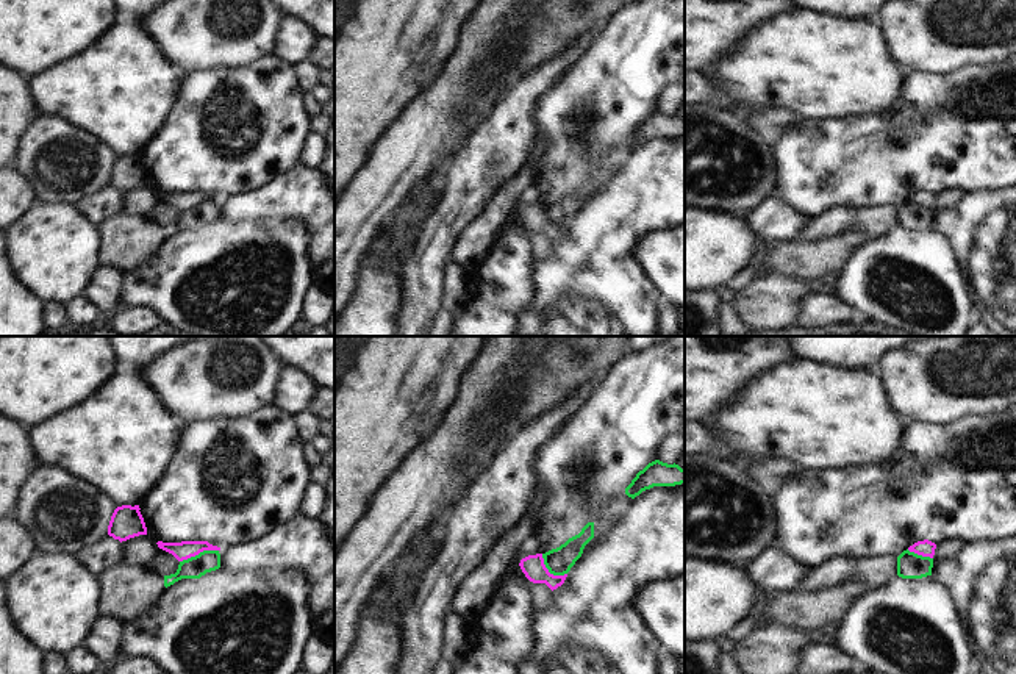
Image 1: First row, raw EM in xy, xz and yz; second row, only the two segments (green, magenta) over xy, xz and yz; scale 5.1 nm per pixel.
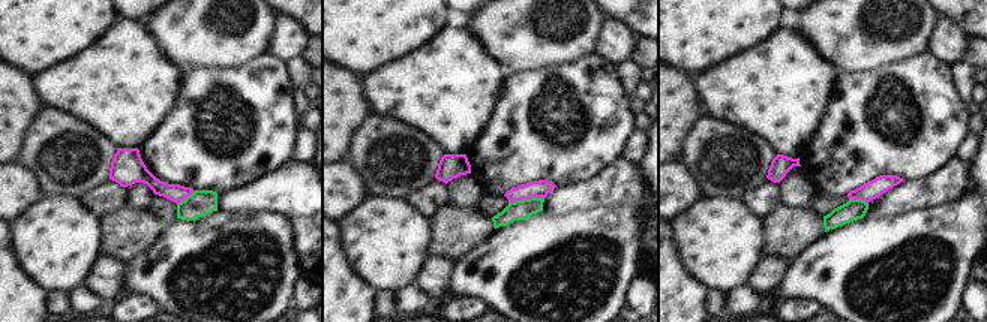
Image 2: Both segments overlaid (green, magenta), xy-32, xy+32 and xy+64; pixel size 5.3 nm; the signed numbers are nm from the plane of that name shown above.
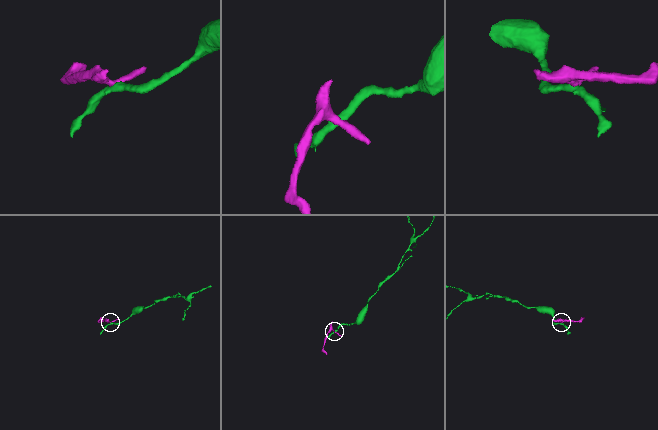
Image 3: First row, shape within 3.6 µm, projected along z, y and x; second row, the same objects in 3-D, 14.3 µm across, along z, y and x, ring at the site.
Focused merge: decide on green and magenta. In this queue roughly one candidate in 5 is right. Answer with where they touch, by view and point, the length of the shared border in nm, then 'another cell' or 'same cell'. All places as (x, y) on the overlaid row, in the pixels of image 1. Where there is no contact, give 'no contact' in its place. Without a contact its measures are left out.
meets green in xy at (200, 552); contact 220 nm long; another cell

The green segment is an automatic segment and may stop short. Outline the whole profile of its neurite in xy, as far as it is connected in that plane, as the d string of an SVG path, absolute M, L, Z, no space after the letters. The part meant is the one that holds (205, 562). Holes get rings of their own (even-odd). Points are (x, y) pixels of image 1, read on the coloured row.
M203 550L195 557L180 561L175 574L164 575L164 586L170 586L181 579L200 579L206 572L220 568L219 550Z

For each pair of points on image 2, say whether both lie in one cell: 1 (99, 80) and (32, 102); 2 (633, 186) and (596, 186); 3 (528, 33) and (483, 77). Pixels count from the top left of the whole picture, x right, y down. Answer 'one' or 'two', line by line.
1: two
2: one
3: two

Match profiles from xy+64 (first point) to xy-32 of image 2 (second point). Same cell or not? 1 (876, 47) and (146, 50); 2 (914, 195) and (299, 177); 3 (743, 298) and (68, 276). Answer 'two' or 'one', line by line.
1: two
2: one
3: two

